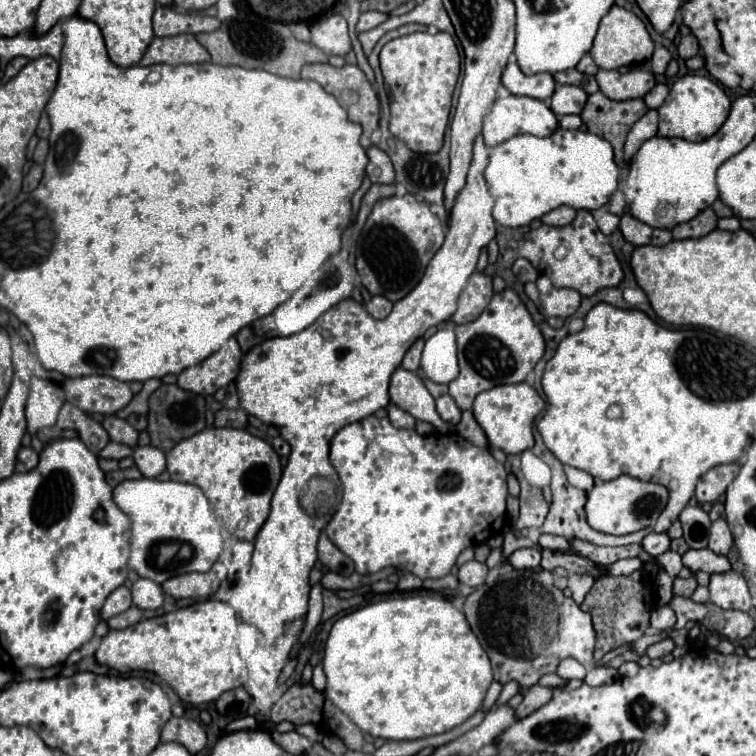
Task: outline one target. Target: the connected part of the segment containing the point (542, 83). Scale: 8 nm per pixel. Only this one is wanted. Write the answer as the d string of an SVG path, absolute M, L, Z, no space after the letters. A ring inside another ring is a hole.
M508 63L502 73L502 83L512 95L526 95L534 99L548 99L554 89L556 81L550 73L536 73L536 75L524 75L518 67L518 63Z

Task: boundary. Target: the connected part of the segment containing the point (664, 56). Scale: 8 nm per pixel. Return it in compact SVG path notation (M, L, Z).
M658 47L658 49L654 51L652 59L650 59L650 67L652 67L652 73L656 73L656 75L664 75L664 71L666 71L666 67L668 67L670 59L672 59L670 51L668 51L666 47Z

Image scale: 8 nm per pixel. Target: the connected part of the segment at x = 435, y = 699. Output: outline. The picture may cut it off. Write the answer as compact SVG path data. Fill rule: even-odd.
M432 593L384 599L340 617L326 641L322 663L328 679L326 697L364 733L392 741L422 739L464 723L482 707L492 683L490 659L472 635L468 621L448 599Z

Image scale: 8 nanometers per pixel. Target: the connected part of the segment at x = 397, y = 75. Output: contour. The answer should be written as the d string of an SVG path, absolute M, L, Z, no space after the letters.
M410 33L382 47L380 67L390 93L390 133L416 153L440 151L460 73L460 53L450 33Z

